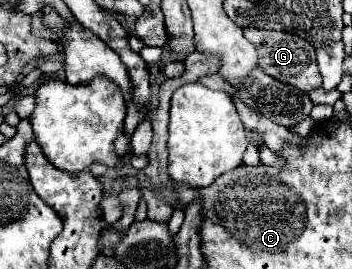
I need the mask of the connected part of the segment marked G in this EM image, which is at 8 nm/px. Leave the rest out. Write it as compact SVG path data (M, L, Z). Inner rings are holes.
M245 28L245 38L257 48L259 66L269 76L295 86L301 92L311 92L321 86L321 74L315 64L315 50L313 46L291 32L275 32L275 30L261 30L261 28Z

